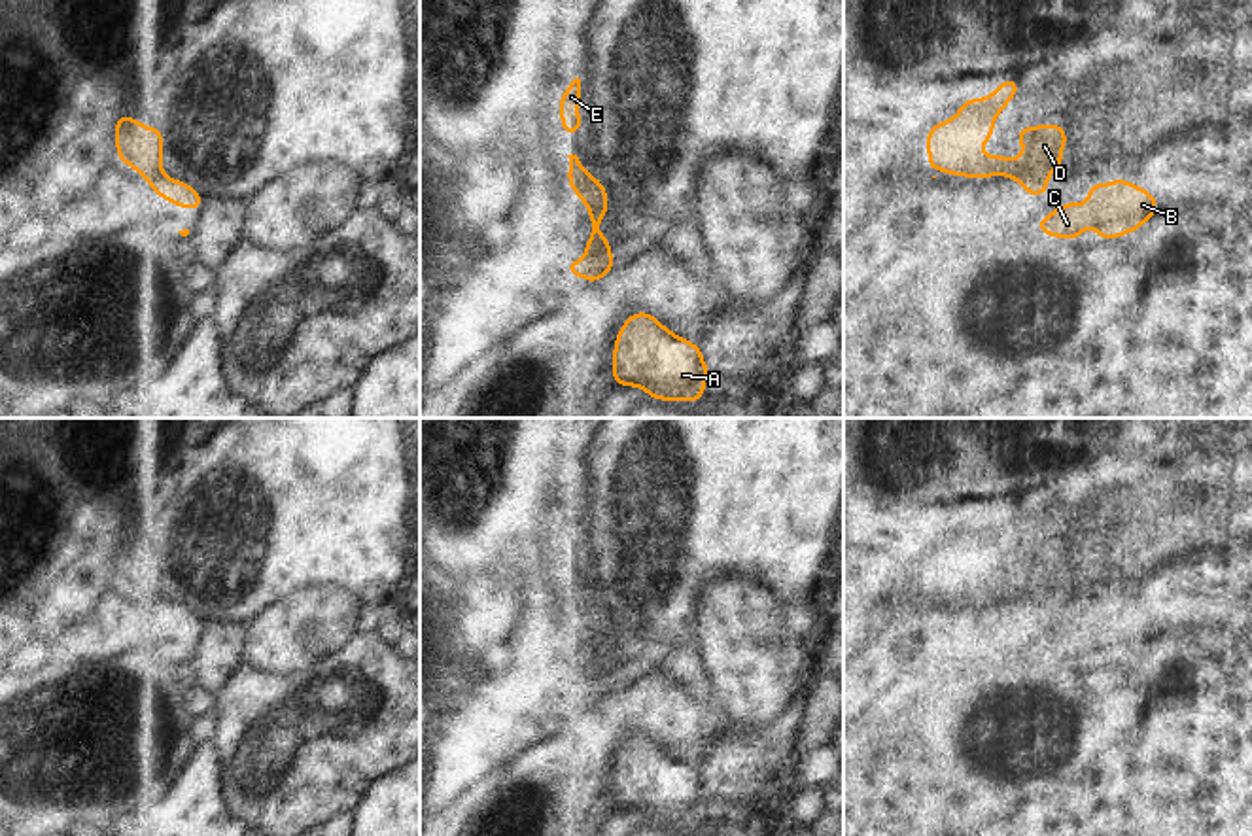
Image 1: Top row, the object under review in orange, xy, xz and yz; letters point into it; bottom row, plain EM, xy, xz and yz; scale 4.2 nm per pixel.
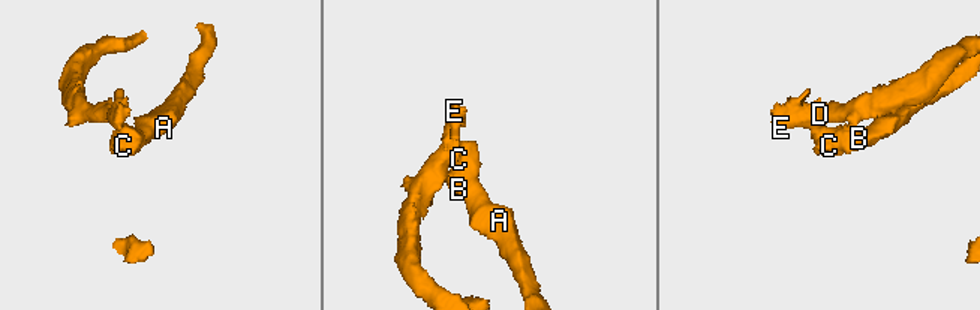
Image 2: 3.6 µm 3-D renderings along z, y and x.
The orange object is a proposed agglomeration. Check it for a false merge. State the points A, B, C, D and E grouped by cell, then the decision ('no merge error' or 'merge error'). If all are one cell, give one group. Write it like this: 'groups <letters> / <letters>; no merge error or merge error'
groups A B C / D E; merge error

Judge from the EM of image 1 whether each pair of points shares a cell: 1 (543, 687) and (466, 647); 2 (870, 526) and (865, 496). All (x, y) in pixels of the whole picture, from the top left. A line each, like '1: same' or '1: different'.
1: different
2: same

